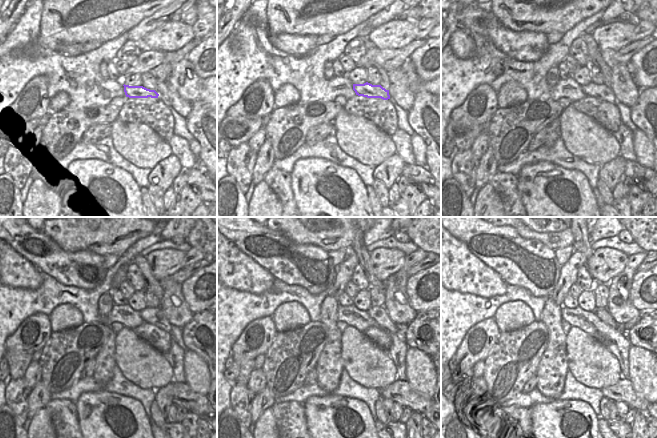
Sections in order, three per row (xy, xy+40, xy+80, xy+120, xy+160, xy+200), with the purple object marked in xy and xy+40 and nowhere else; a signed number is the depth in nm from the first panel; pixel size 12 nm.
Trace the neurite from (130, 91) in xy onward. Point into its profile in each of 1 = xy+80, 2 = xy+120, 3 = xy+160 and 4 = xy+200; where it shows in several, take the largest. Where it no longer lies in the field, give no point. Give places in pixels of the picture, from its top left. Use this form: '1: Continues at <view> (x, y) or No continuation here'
1: Continues at xy+80 (602, 92)
2: Continues at xy+120 (155, 316)
3: Continues at xy+160 (379, 314)
4: Continues at xy+200 (602, 313)

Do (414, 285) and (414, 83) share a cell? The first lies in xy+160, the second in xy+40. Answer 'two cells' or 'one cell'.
two cells

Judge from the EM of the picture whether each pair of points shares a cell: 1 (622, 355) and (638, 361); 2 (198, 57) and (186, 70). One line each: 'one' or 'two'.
1: two
2: two

